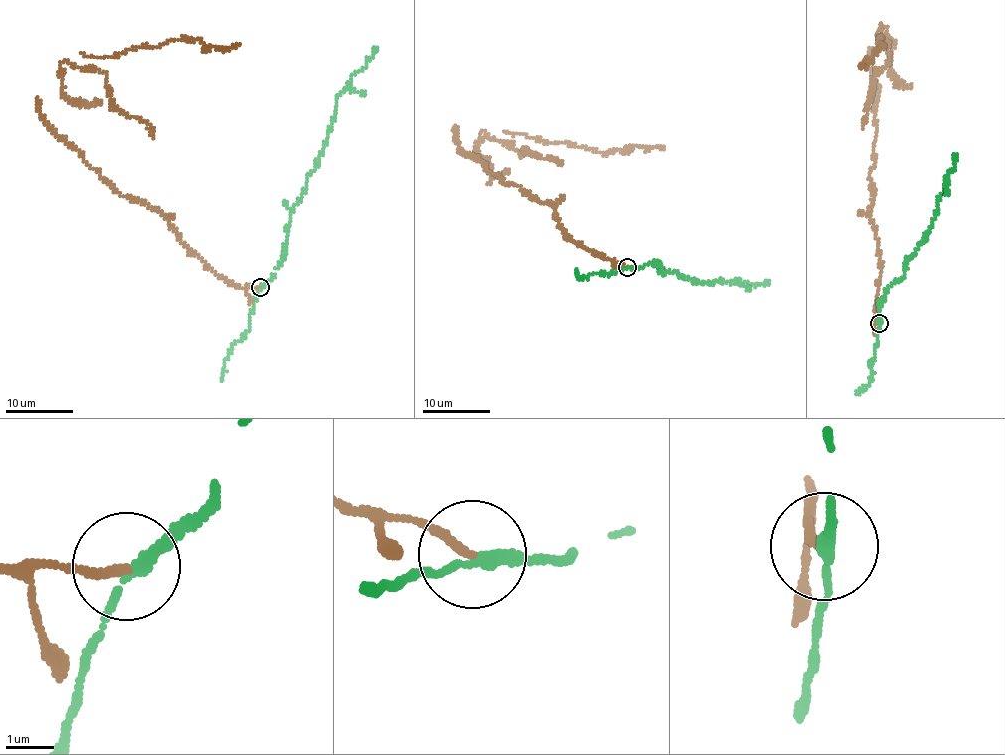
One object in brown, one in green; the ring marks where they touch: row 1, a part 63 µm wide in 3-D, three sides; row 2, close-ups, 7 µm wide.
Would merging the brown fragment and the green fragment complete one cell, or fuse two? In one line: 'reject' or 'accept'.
reject

